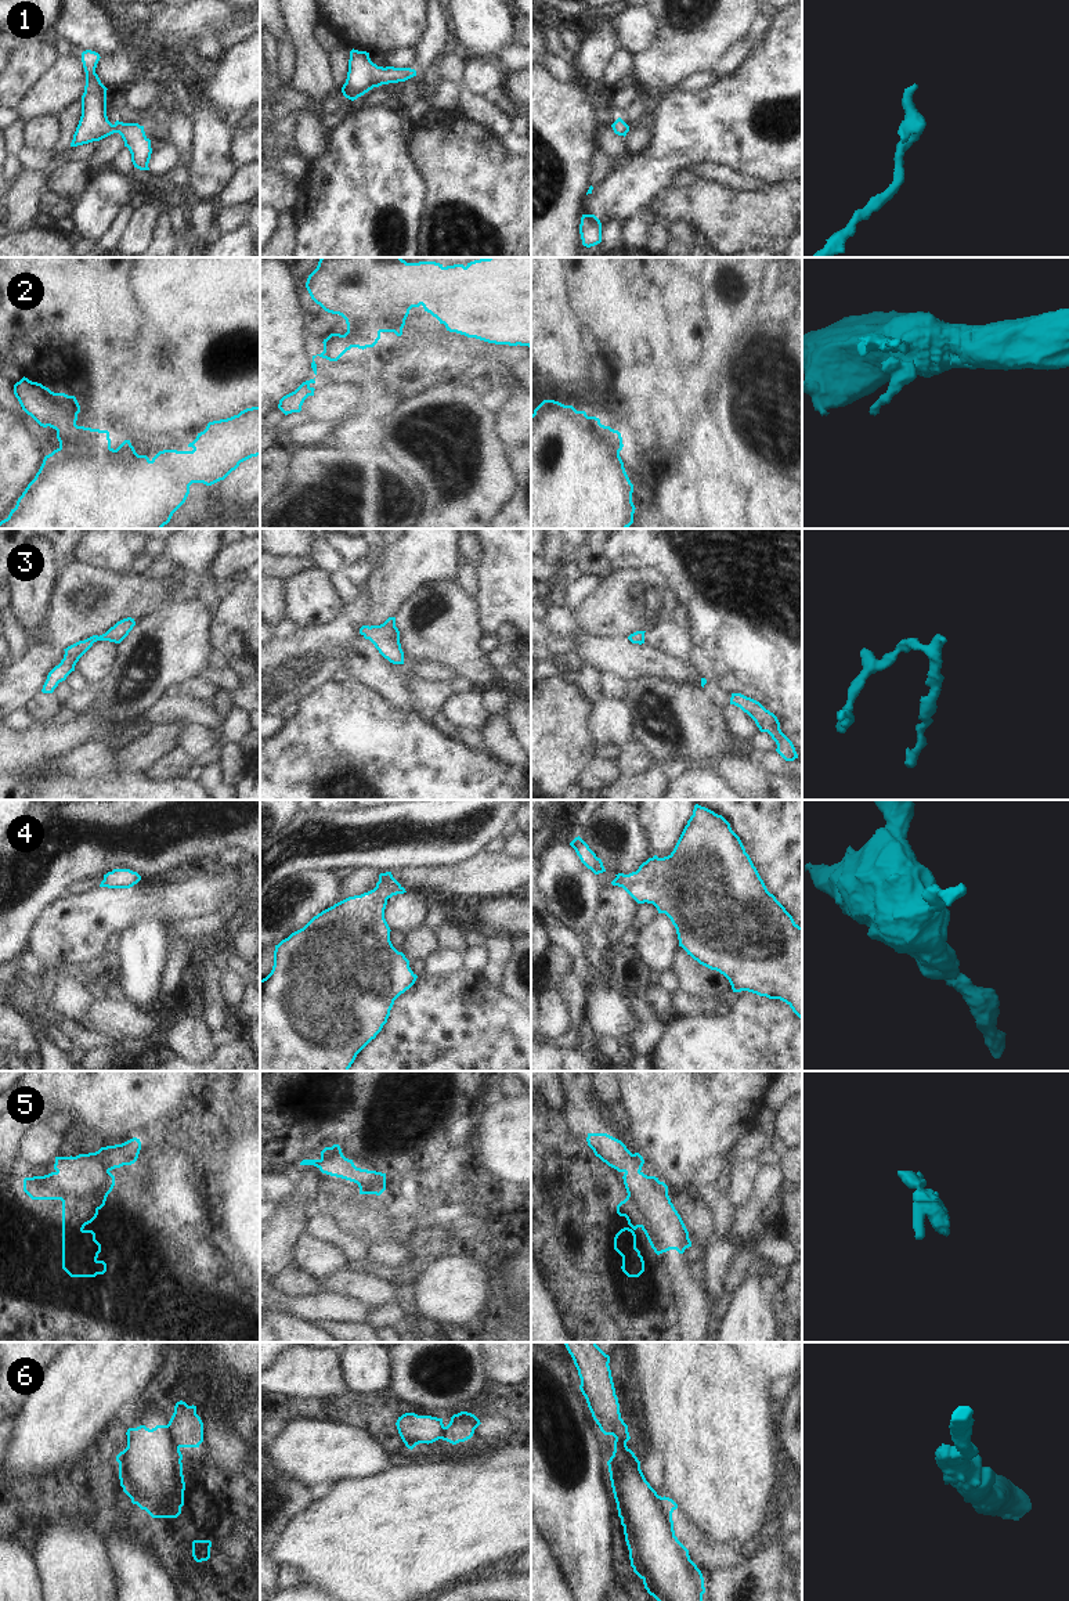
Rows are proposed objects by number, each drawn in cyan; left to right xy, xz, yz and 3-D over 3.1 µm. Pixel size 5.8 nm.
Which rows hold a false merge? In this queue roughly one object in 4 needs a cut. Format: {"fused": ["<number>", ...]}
{"fused": ["2", "6"]}

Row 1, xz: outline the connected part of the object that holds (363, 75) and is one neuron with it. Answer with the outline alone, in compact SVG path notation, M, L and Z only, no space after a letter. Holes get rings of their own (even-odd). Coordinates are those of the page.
M351 50L348 60L348 72L342 93L346 98L354 101L373 87L382 84L405 82L416 76L411 68L378 66L369 58L369 53Z

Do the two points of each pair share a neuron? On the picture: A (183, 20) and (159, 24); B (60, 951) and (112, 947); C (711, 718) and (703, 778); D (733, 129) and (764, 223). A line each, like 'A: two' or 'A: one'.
A: one
B: two
C: two
D: two

